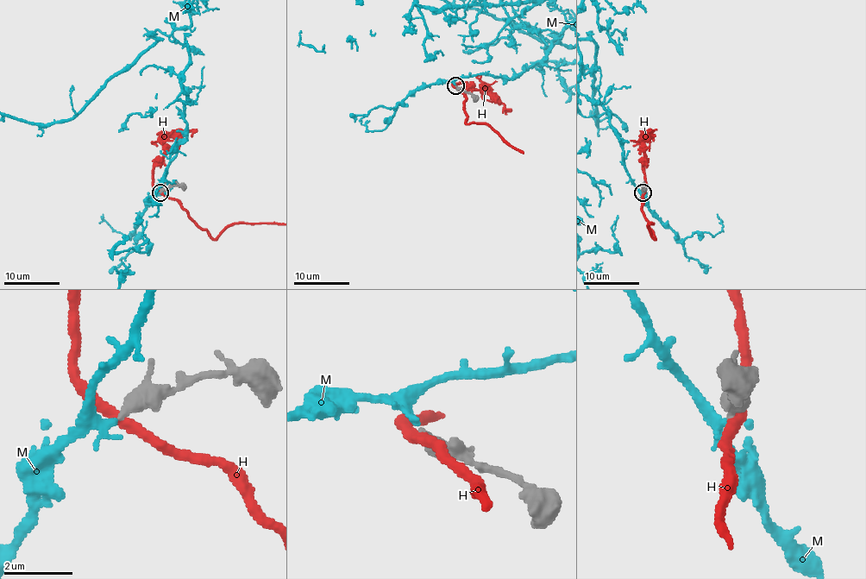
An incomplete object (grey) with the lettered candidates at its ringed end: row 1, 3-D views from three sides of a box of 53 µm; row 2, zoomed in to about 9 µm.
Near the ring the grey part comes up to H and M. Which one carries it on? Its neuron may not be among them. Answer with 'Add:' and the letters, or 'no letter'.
Add: M

